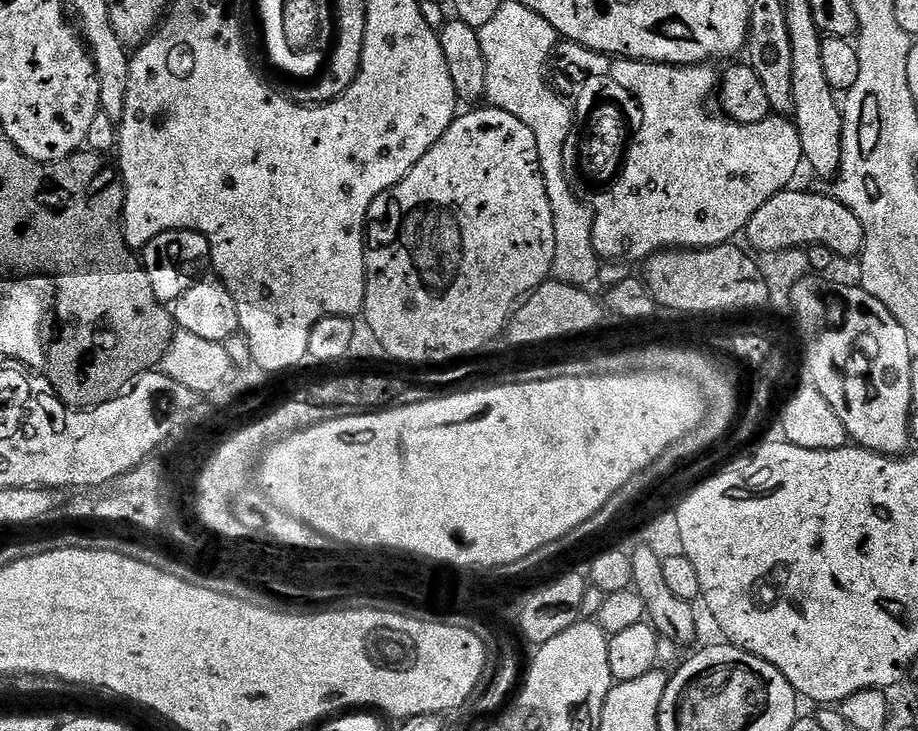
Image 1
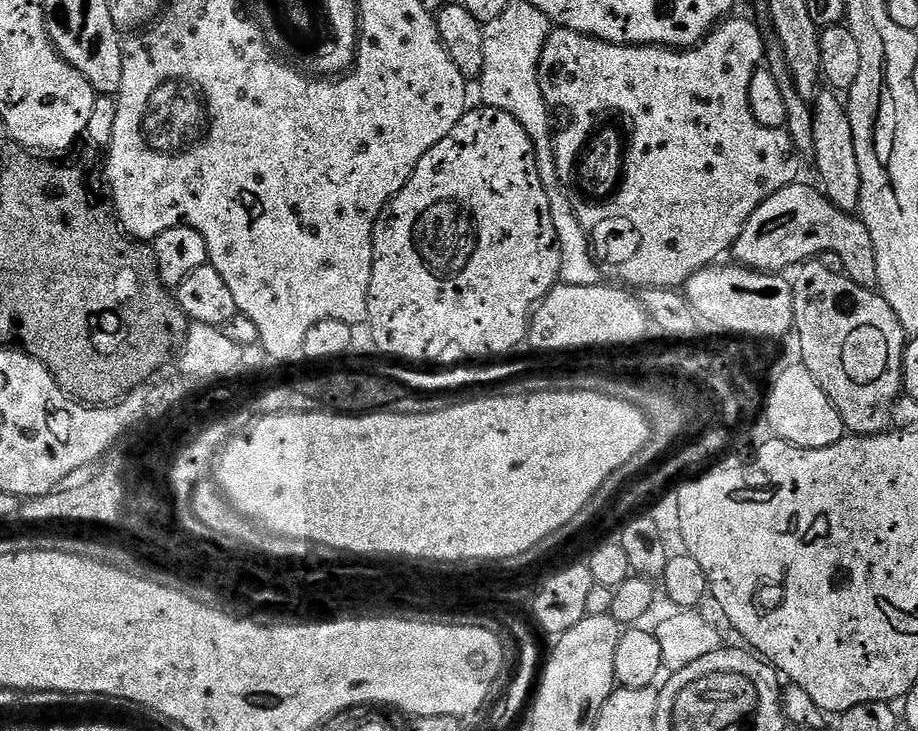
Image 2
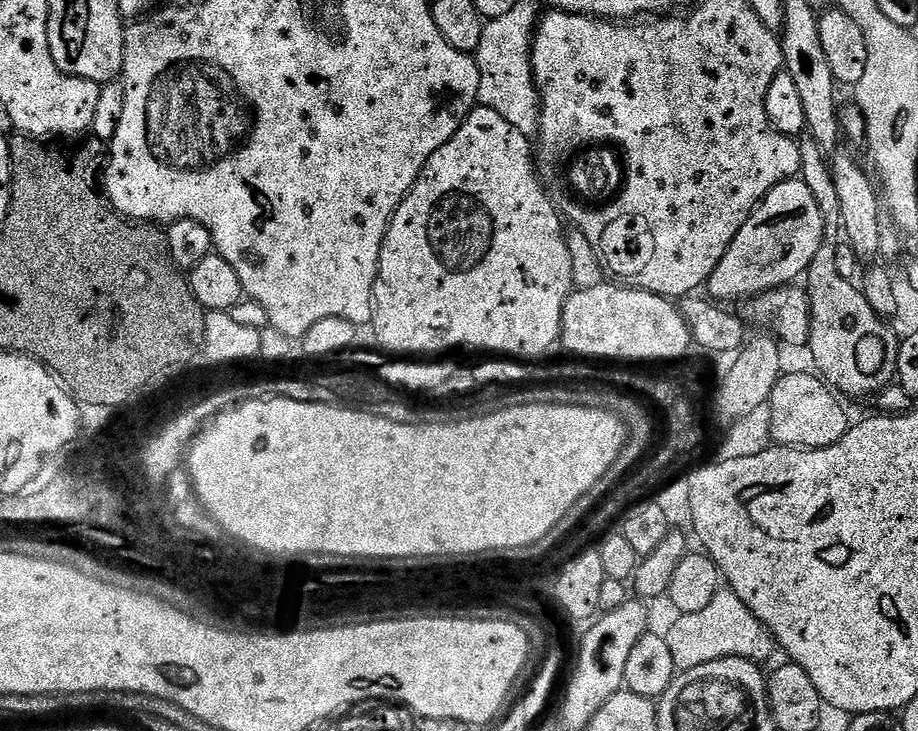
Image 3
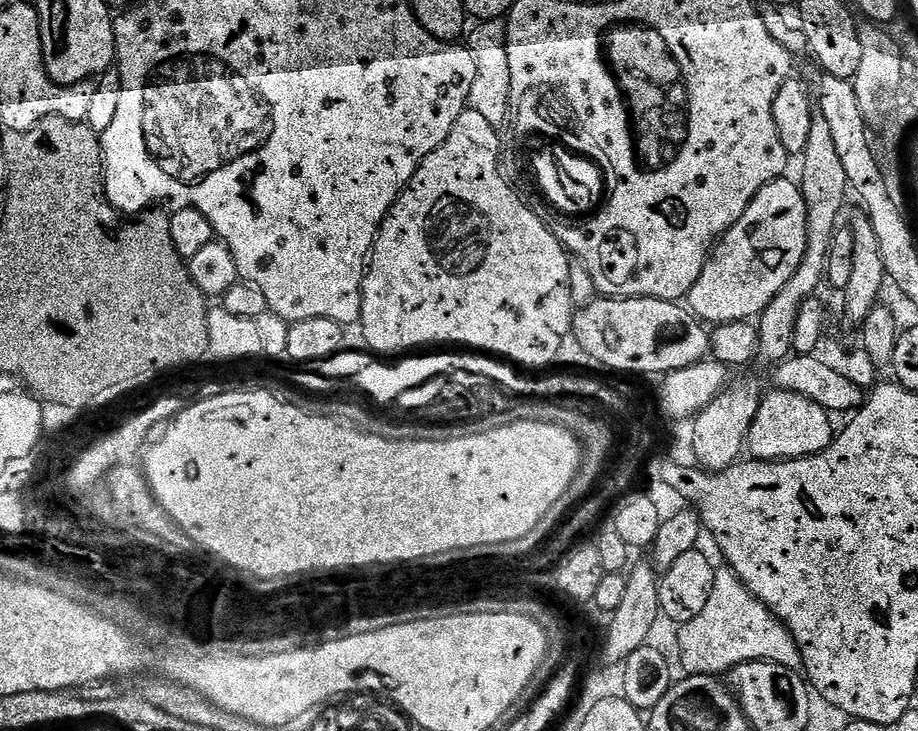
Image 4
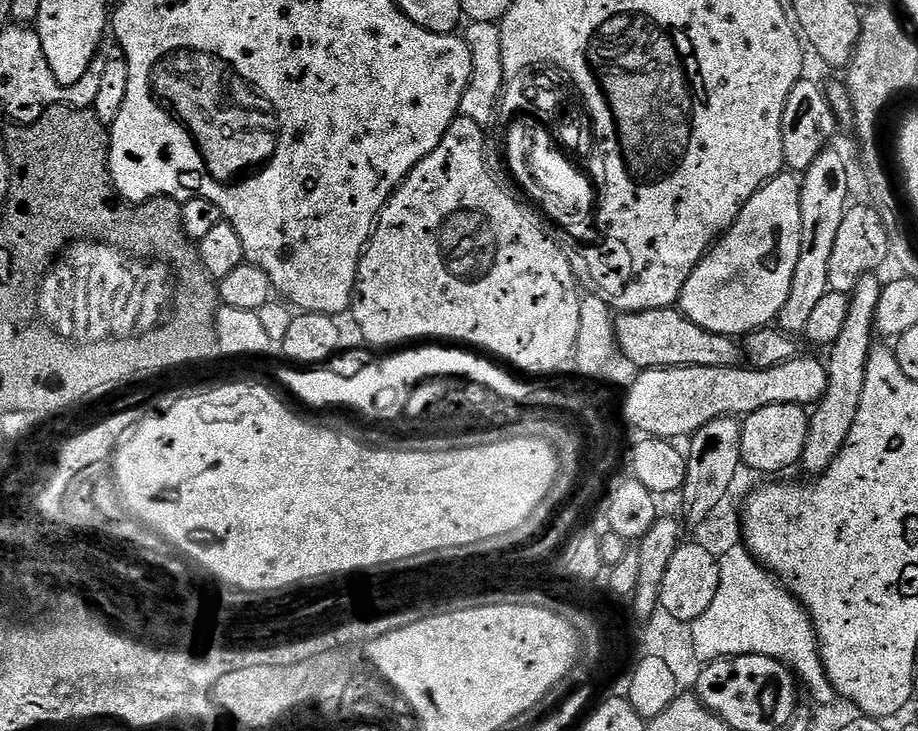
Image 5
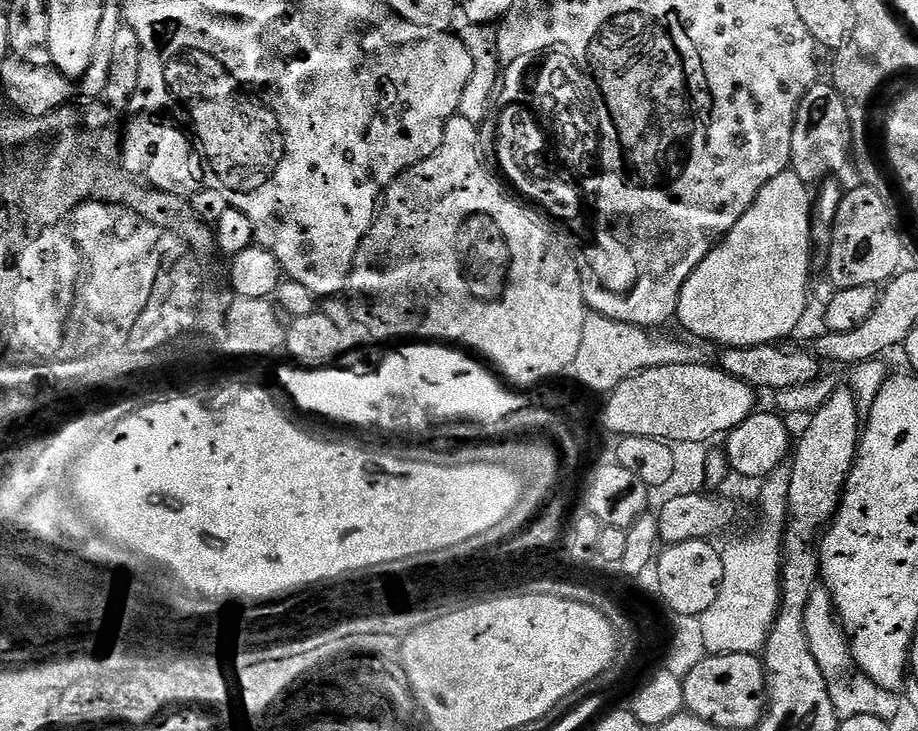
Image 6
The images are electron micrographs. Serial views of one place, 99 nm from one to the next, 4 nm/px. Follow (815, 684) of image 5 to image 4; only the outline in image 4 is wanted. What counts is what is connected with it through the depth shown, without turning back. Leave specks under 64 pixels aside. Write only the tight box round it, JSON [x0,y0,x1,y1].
[679,566,800,676]

